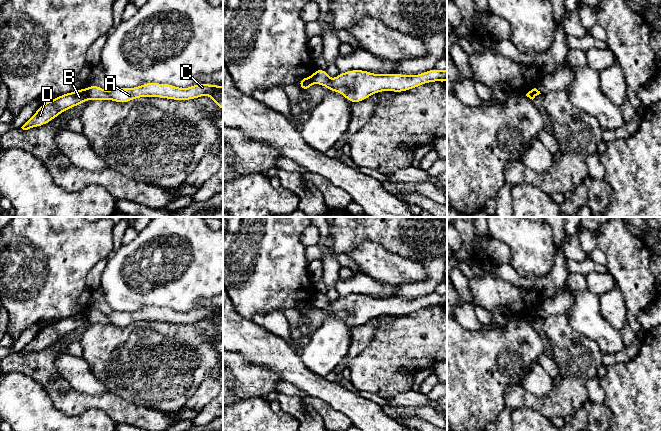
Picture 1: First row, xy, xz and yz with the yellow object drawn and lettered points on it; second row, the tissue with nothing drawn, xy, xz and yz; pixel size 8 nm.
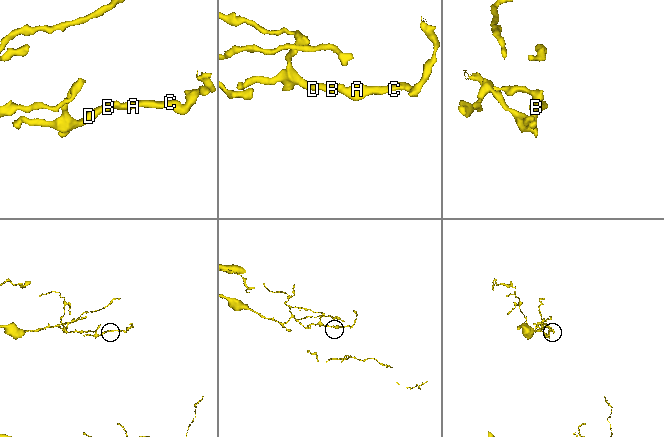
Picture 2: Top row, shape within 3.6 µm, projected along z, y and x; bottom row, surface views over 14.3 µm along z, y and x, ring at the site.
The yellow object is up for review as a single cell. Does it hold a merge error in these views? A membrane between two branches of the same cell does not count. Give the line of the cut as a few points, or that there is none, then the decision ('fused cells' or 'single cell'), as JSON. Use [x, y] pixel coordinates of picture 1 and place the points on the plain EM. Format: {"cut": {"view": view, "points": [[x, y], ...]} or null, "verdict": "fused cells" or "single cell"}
{"cut": {"view": "xy", "points": [[87, 313], [88, 322]]}, "verdict": "fused cells"}

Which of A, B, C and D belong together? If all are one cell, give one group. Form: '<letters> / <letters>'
A C / B D

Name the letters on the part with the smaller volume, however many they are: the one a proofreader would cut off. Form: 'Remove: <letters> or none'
Remove: A, C

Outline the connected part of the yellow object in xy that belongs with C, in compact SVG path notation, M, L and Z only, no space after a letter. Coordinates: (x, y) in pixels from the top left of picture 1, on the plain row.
M150 306L135 312L113 311L109 315L96 309L90 309L88 312L89 324L113 324L119 327L126 327L139 321L191 324L203 319L210 320L216 329L223 334L223 311L221 309L213 310L200 307L184 313L170 308Z

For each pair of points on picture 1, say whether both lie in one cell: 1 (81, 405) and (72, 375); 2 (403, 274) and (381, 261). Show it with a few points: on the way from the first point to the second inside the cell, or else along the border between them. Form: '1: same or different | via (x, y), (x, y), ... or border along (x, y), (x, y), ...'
1: different | border along (60, 374), (75, 389), (91, 395), (100, 394)
2: same | via (398, 269), (386, 266)

